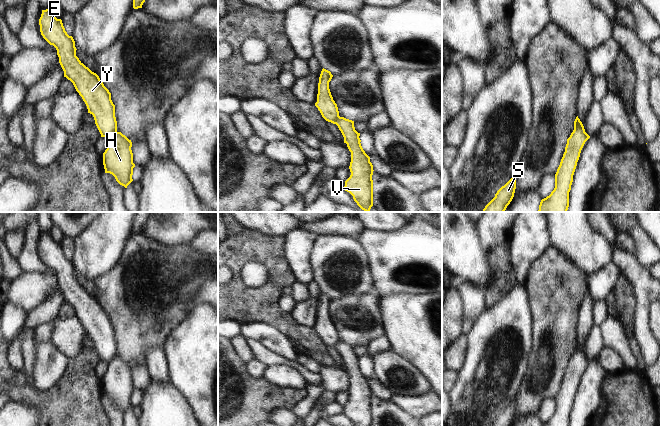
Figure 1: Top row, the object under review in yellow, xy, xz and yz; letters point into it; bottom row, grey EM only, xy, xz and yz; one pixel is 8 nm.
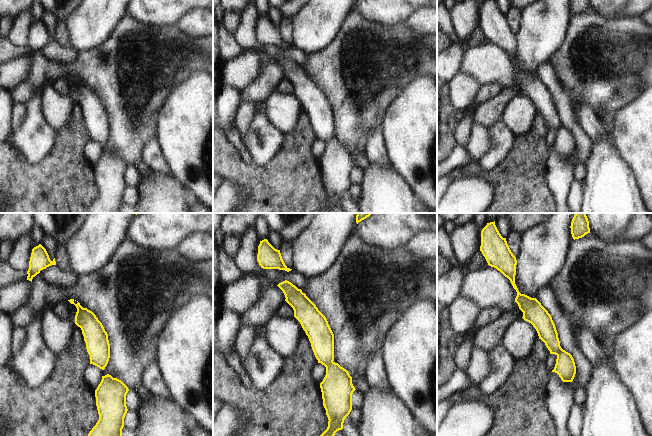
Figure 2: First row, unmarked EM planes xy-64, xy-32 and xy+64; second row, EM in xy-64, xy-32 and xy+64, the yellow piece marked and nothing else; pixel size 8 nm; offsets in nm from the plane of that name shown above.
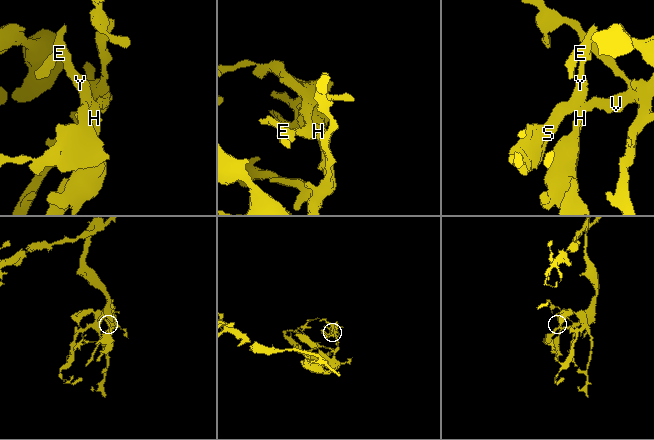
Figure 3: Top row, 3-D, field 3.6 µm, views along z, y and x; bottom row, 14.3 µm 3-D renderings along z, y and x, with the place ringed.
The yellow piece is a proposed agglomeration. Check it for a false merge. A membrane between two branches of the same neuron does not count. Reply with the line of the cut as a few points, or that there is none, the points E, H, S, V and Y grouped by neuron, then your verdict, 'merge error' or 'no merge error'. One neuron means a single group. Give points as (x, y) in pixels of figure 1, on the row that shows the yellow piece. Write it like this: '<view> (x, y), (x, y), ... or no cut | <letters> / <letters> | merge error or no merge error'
xy (116, 131), (109, 140) | E S Y / H V | merge error

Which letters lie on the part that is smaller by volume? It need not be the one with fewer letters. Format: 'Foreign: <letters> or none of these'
Foreign: E, S, Y

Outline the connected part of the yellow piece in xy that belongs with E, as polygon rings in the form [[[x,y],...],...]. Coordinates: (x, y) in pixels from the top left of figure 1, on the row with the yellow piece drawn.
[[[49,9],[42,10],[39,25],[43,38],[50,45],[53,45],[56,48],[59,63],[64,71],[64,77],[73,83],[76,91],[82,97],[87,106],[88,113],[92,114],[94,117],[95,124],[101,134],[101,137],[105,137],[110,140],[117,132],[115,105],[111,100],[111,93],[104,86],[99,76],[86,67],[76,56],[77,49],[75,47],[75,41],[73,37],[69,36],[65,31],[61,19],[57,19]]]

